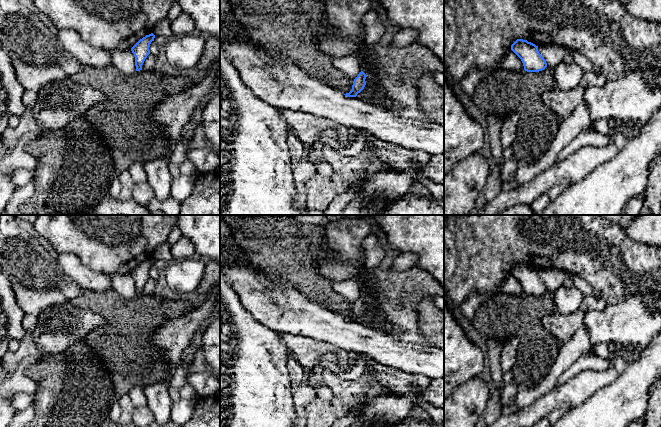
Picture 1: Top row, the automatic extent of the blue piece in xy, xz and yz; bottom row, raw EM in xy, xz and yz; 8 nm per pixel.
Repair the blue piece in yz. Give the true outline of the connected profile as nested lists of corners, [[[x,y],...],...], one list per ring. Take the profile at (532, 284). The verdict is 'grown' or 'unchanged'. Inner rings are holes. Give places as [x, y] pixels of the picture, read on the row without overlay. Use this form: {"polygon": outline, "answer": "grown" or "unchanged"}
{"polygon": [[[517,263],[511,269],[511,274],[521,283],[527,296],[539,296],[547,291],[545,283],[538,275],[538,270],[527,264]]], "answer": "unchanged"}

